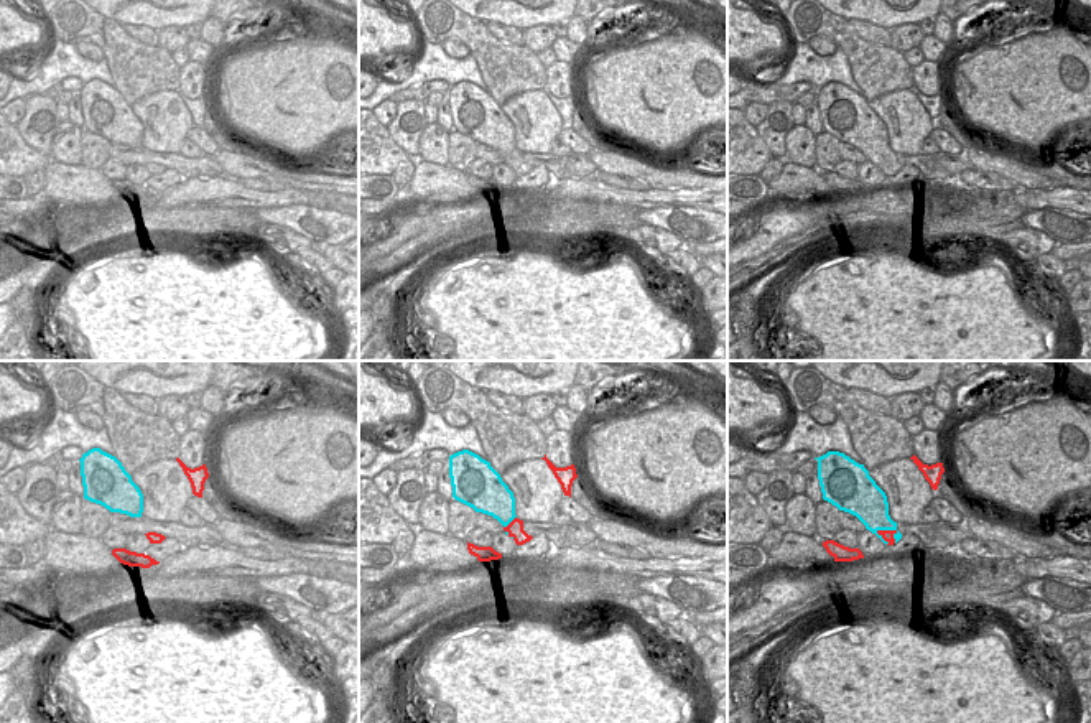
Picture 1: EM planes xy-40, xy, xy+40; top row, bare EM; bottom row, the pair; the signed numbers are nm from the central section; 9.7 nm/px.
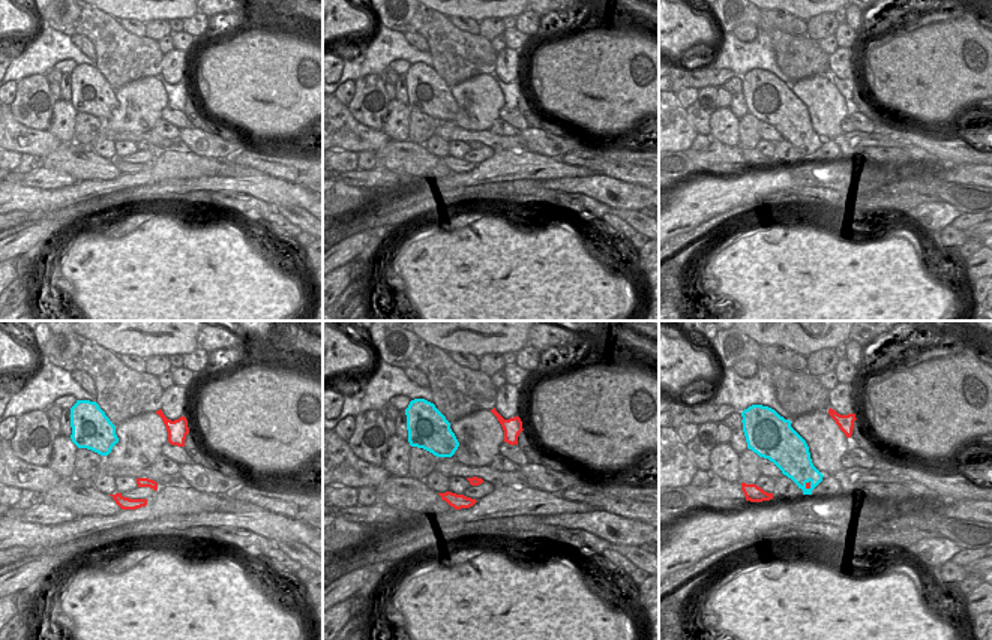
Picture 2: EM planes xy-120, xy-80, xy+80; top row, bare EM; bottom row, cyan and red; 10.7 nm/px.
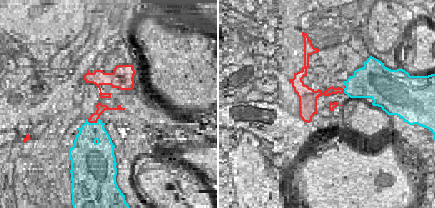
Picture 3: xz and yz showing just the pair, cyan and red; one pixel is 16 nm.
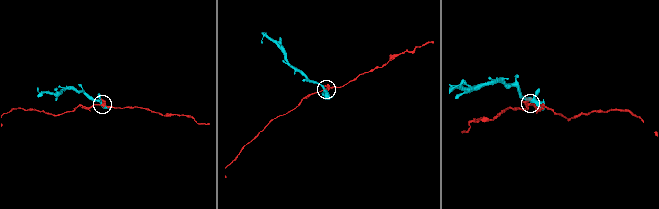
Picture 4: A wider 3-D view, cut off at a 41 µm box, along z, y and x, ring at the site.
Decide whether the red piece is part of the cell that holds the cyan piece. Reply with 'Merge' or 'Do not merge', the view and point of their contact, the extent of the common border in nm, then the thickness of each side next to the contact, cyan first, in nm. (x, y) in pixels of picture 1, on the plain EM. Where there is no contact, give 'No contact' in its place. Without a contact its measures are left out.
Do not merge. Touches cyan at xy+40 (891, 160). Shared border 240 nm. Thickness 320 nm (cyan) against 120 nm.

